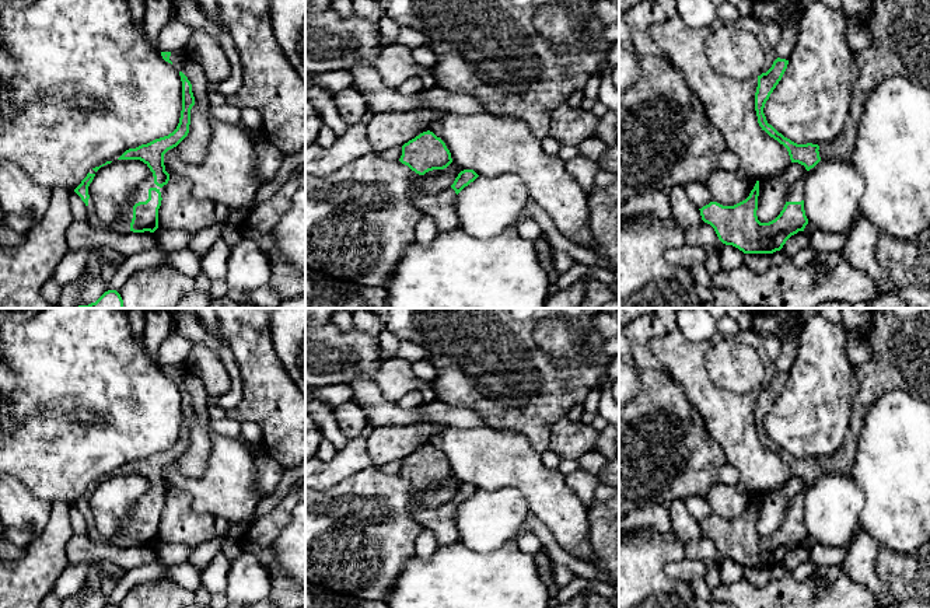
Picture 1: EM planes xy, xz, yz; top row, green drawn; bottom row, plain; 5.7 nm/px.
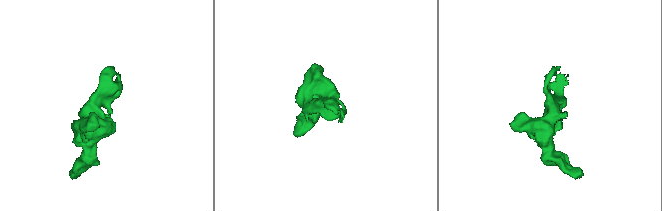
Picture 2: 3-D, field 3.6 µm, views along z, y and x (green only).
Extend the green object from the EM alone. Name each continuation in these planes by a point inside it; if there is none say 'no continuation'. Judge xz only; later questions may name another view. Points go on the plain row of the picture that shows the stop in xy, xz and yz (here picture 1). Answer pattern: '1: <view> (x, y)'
1: xz (441, 520)

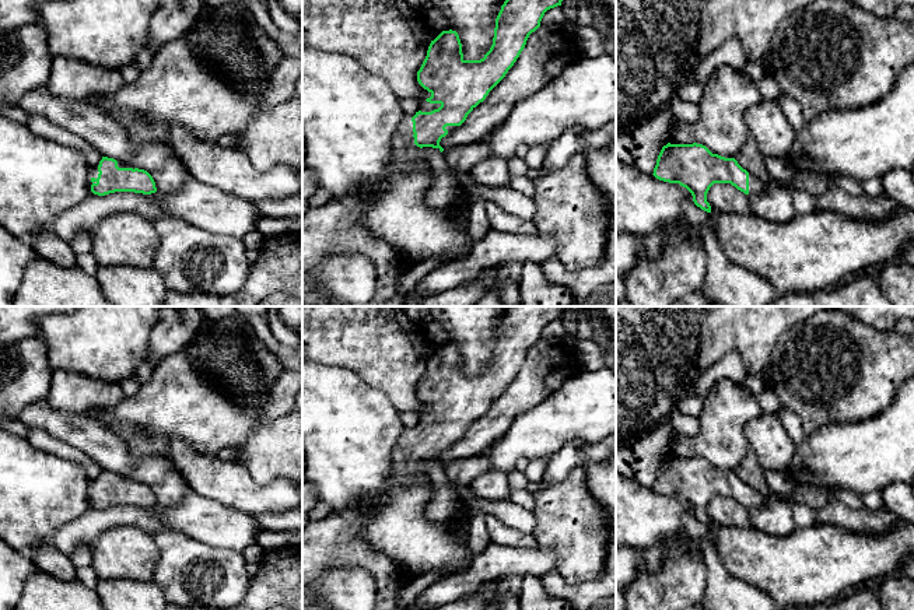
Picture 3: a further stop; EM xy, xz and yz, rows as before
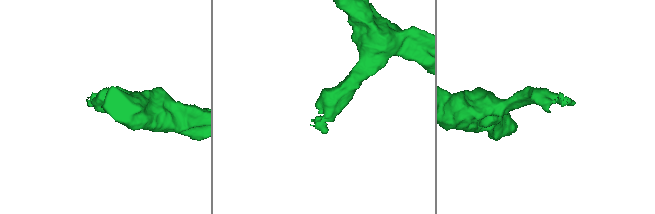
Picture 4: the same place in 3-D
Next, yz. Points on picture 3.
1: yz (755, 498)

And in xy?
1: xy (93, 486)

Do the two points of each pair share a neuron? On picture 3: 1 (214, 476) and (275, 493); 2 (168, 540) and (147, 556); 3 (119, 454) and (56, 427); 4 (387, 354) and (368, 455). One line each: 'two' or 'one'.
1: one
2: two
3: one
4: two

